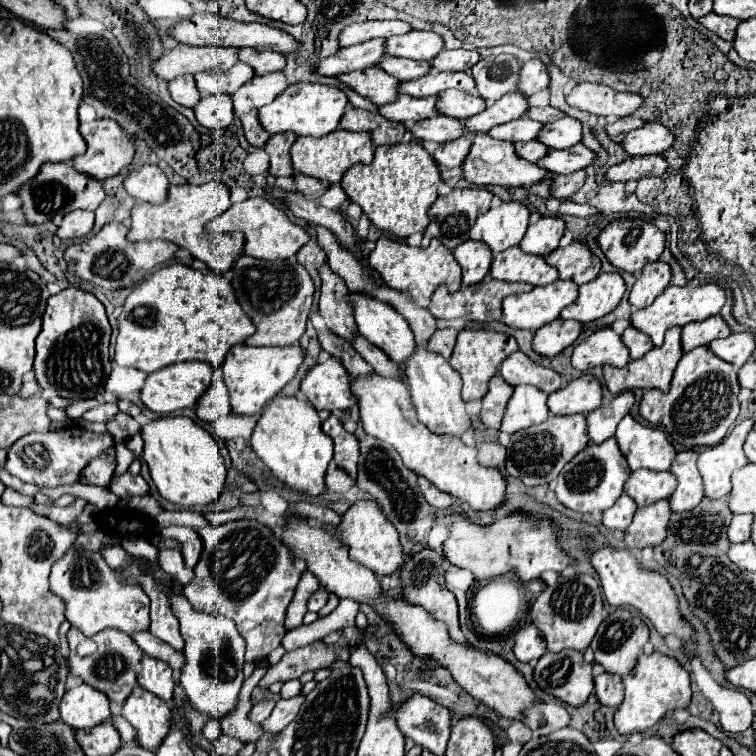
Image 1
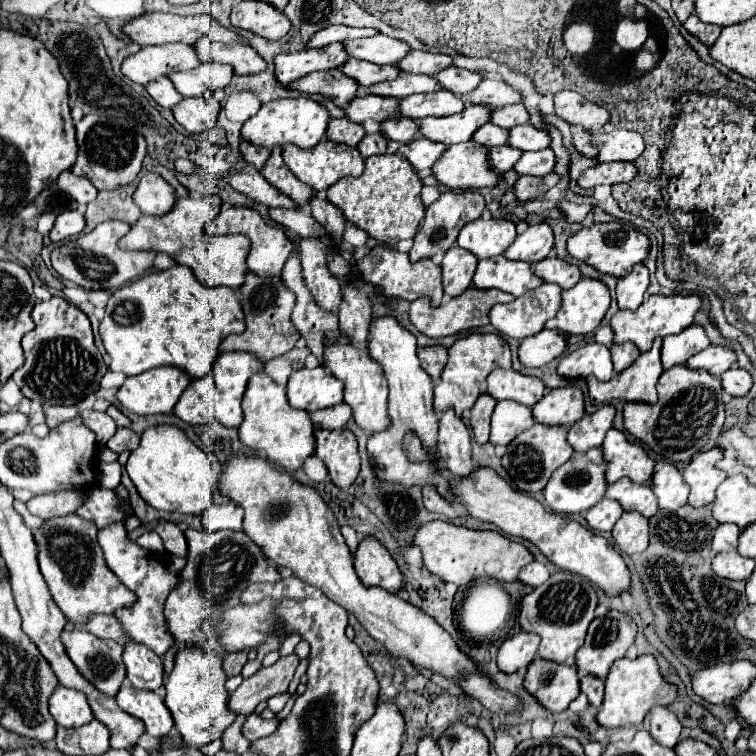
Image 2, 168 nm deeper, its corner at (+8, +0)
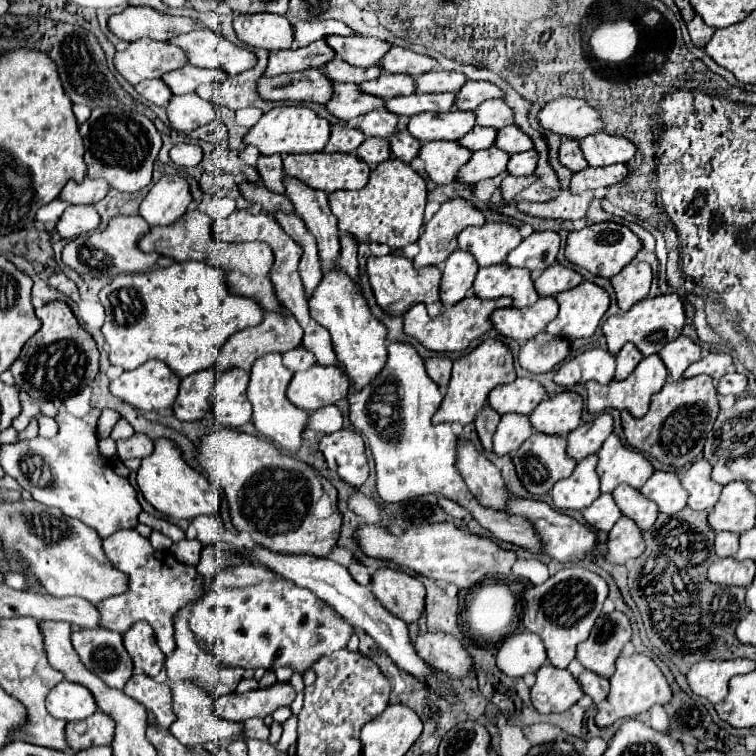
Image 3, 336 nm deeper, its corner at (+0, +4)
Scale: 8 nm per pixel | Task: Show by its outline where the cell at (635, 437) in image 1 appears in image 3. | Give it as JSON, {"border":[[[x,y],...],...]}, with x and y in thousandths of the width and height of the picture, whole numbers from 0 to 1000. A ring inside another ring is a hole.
{"border":[[[808,574],[795,595],[790,598],[790,627],[795,632],[795,651],[811,651],[819,640],[832,640],[837,646],[848,646],[856,632],[864,627],[864,616],[845,598],[821,587],[821,582]]]}

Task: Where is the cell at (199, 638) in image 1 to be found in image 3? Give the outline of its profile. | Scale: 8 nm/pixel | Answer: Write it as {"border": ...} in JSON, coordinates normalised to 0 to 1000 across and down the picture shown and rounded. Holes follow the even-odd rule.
{"border":[[[229,902],[226,915],[229,915],[229,939],[231,939],[234,952],[229,955],[229,960],[224,966],[245,987],[266,992],[271,981],[292,981],[292,979],[300,979],[319,968],[319,958],[300,955],[300,952],[282,947],[282,923],[274,915],[269,915],[266,910],[261,910],[255,902],[247,902],[247,905]]]}

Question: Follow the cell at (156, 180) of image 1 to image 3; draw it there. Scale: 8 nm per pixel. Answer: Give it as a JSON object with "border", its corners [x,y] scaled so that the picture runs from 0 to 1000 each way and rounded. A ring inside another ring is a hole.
{"border":[[[218,230],[192,259],[184,283],[200,299],[224,299],[247,280],[250,270],[253,257],[247,238],[239,233]]]}

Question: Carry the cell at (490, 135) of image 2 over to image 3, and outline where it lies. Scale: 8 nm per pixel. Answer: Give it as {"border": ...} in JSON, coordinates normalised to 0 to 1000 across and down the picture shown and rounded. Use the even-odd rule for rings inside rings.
{"border":[[[628,167],[623,175],[618,175],[618,180],[607,183],[607,190],[612,190],[615,196],[623,196],[623,201],[644,198],[644,196],[652,193],[655,180],[657,180],[657,172],[655,172],[655,169]]]}

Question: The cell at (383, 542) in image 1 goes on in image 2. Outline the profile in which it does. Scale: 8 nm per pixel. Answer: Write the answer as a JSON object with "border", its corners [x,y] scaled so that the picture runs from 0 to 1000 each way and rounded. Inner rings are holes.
{"border":[[[485,709],[475,717],[467,743],[472,762],[483,775],[501,775],[520,786],[533,775],[525,743],[496,709]]]}

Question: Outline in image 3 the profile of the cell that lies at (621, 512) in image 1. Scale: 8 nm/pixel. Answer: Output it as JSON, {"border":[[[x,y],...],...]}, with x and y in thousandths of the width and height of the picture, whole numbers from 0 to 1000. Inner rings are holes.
{"border":[[[795,653],[782,669],[776,669],[771,675],[771,685],[776,688],[776,693],[782,698],[795,701],[795,704],[806,704],[811,698],[811,693],[821,685],[821,677],[813,669],[808,653]]]}

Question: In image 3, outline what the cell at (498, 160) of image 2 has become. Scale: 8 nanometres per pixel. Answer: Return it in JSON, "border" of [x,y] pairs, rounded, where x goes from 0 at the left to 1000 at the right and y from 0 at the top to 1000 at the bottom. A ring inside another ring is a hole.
{"border":[[[647,196],[636,201],[626,201],[620,217],[607,228],[602,241],[610,243],[631,243],[642,235],[652,235],[668,225],[668,214],[673,212],[673,204],[665,204],[660,196]]]}

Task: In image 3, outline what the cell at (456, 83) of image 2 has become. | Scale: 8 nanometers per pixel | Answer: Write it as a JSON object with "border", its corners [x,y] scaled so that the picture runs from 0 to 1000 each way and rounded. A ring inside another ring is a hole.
{"border":[[[573,93],[554,103],[549,103],[552,122],[575,124],[575,122],[599,122],[604,124],[612,114],[615,103],[607,95],[589,95],[589,93]]]}

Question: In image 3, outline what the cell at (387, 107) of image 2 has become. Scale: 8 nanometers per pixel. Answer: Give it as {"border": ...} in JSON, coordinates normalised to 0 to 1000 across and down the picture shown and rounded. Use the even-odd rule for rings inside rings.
{"border":[[[440,111],[440,127],[430,143],[448,159],[464,159],[485,151],[488,146],[507,143],[507,132],[480,124],[470,111]]]}

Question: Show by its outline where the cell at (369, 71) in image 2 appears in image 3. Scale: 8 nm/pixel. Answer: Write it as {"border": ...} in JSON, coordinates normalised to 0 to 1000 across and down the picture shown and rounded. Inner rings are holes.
{"border":[[[440,77],[438,82],[430,85],[427,98],[433,101],[433,106],[438,108],[464,108],[464,111],[478,111],[483,106],[496,106],[496,101],[504,98],[501,87],[491,87],[491,90],[470,90],[454,79]]]}

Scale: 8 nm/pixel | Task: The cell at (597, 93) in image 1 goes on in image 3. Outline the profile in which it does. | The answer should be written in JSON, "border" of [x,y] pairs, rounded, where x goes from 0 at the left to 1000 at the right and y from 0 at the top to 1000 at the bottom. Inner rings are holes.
{"border":[[[737,130],[721,138],[710,151],[710,161],[716,169],[755,185],[771,185],[798,169],[798,159],[790,146],[763,130]]]}

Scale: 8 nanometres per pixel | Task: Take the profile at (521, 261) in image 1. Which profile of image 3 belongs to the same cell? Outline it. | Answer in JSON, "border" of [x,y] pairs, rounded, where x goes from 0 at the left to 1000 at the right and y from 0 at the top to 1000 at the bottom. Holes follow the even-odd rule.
{"border":[[[671,349],[634,354],[626,373],[626,386],[636,397],[673,392],[679,407],[694,407],[710,399],[705,370],[694,354],[676,354]]]}

